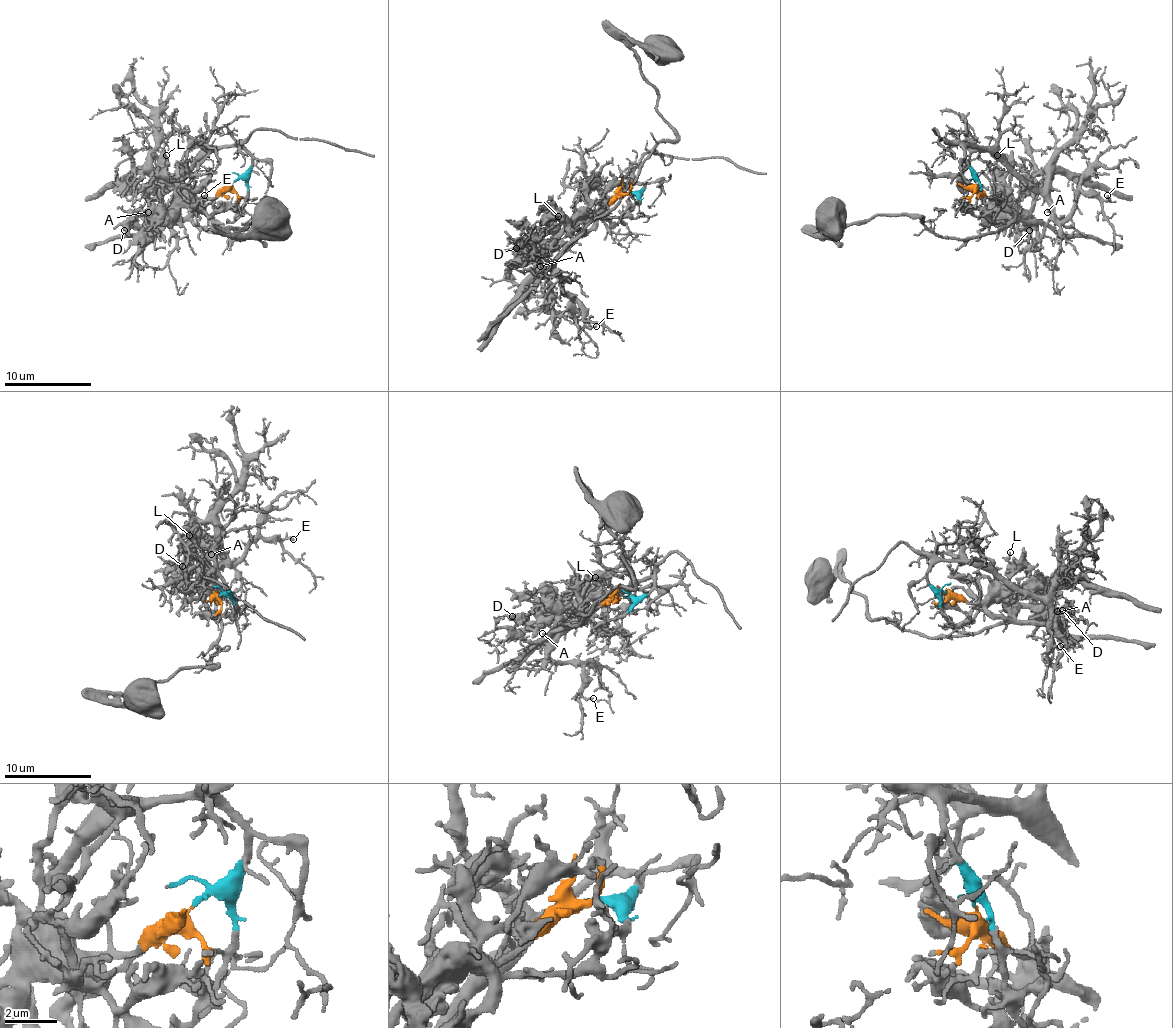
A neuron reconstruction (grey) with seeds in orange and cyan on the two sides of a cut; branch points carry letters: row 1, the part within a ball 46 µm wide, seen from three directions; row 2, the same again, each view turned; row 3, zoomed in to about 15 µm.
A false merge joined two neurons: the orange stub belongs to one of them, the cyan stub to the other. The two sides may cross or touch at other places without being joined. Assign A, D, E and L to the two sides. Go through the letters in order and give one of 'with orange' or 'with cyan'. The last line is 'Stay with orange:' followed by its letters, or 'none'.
A: with cyan
D: with orange
E: with cyan
L: with orange
Stay with orange: D, L

